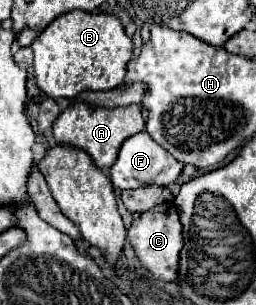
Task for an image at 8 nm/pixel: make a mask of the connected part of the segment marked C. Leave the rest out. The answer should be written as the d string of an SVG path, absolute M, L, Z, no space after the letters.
M172 203L156 205L144 211L138 219L134 219L128 229L128 241L134 247L134 253L144 269L148 269L158 279L174 281L178 269L178 253L182 249L182 225L178 219L178 211Z

